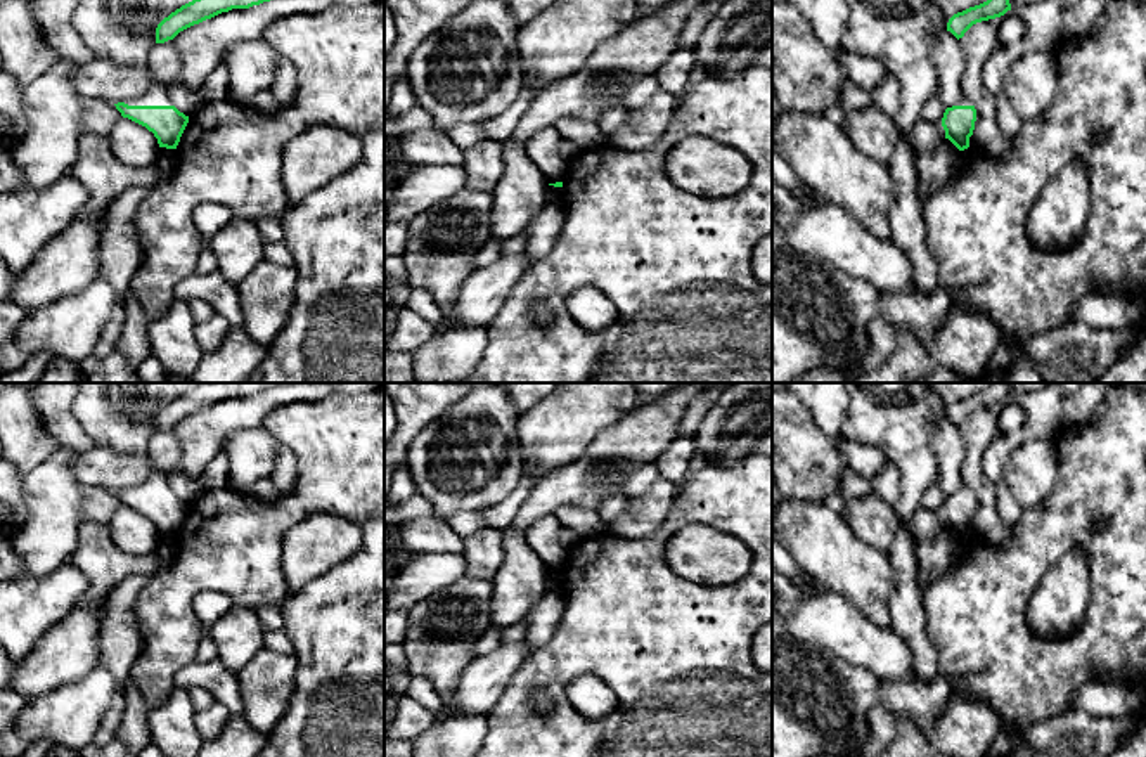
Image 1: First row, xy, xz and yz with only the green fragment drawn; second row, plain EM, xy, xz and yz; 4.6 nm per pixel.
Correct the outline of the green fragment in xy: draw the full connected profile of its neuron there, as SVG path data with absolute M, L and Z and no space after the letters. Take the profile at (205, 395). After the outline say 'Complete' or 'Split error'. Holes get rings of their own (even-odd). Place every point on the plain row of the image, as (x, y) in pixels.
M201 383L182 393L156 416L156 431L173 428L180 419L232 397L249 397L287 383Z. Complete

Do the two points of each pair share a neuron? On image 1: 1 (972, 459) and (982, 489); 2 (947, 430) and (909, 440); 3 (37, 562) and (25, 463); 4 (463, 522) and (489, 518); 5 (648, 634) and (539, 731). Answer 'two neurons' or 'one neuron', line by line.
1: one neuron
2: two neurons
3: two neurons
4: one neuron
5: one neuron

